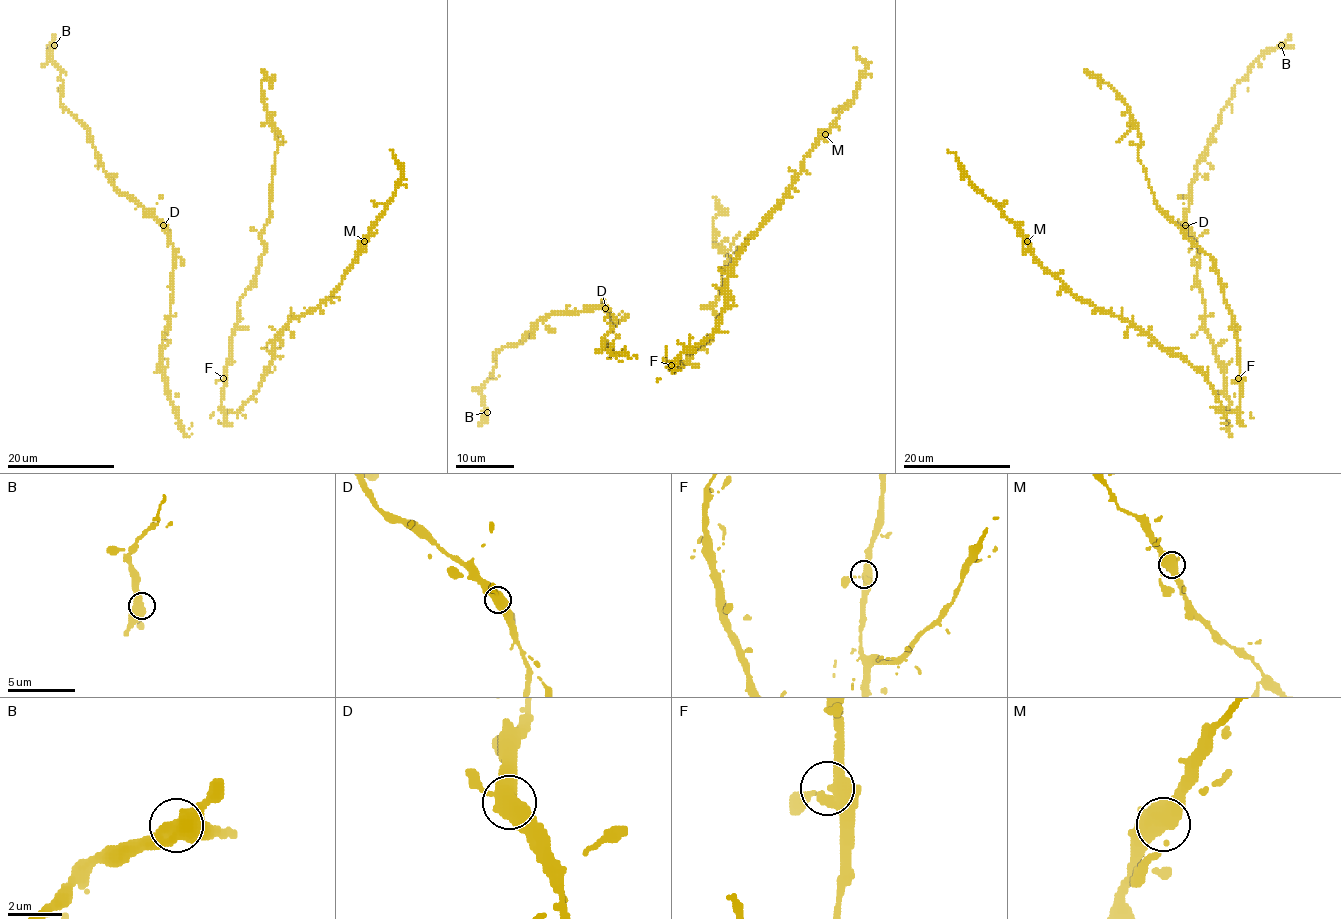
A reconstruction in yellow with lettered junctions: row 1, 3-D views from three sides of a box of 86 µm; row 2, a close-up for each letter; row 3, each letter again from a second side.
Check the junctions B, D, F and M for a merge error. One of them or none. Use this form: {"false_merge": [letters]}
{"false_merge": []}

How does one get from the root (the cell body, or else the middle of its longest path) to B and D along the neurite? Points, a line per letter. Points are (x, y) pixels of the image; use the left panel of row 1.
B: (191, 426), (180, 424), (162, 363), (170, 233), (115, 187), (88, 130), (61, 102), (54, 45)
D: (191, 426), (183, 428), (180, 424), (162, 363), (162, 342), (170, 323), (175, 262), (170, 233), (163, 225)

